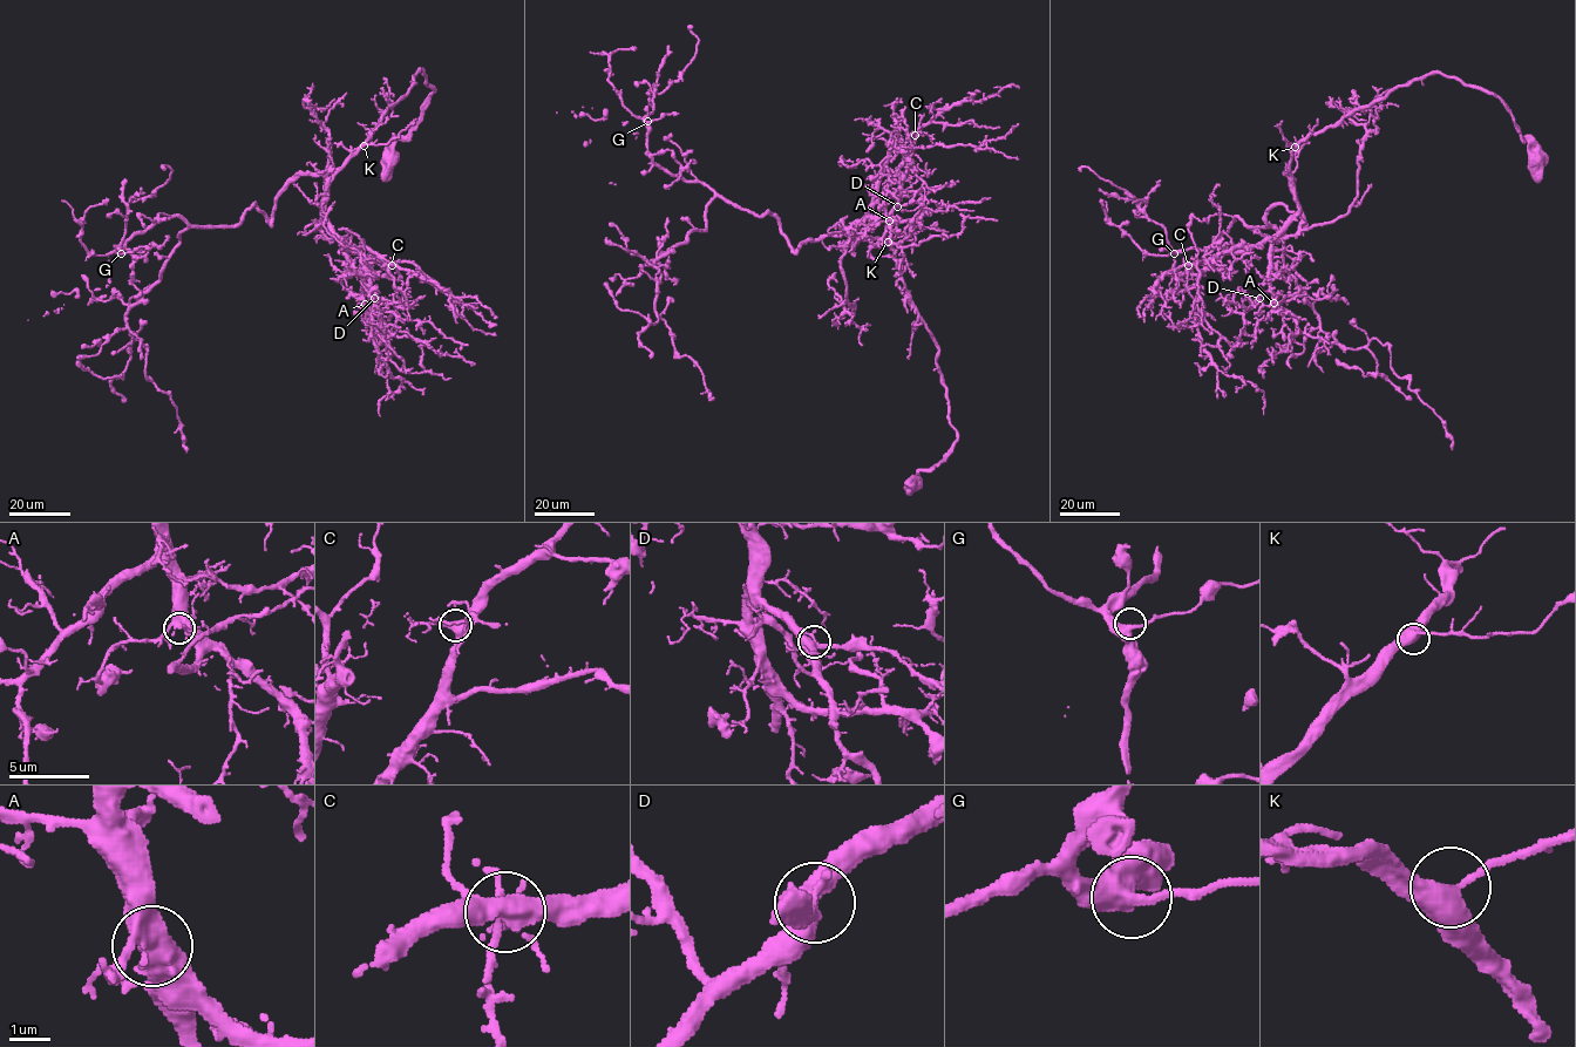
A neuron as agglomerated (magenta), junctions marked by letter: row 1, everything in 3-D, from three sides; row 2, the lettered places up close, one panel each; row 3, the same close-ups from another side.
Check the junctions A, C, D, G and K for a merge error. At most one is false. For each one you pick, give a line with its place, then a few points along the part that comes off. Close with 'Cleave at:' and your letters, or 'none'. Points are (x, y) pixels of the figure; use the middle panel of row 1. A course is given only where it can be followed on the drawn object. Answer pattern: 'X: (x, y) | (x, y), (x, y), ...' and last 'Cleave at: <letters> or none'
Cleave at: none

